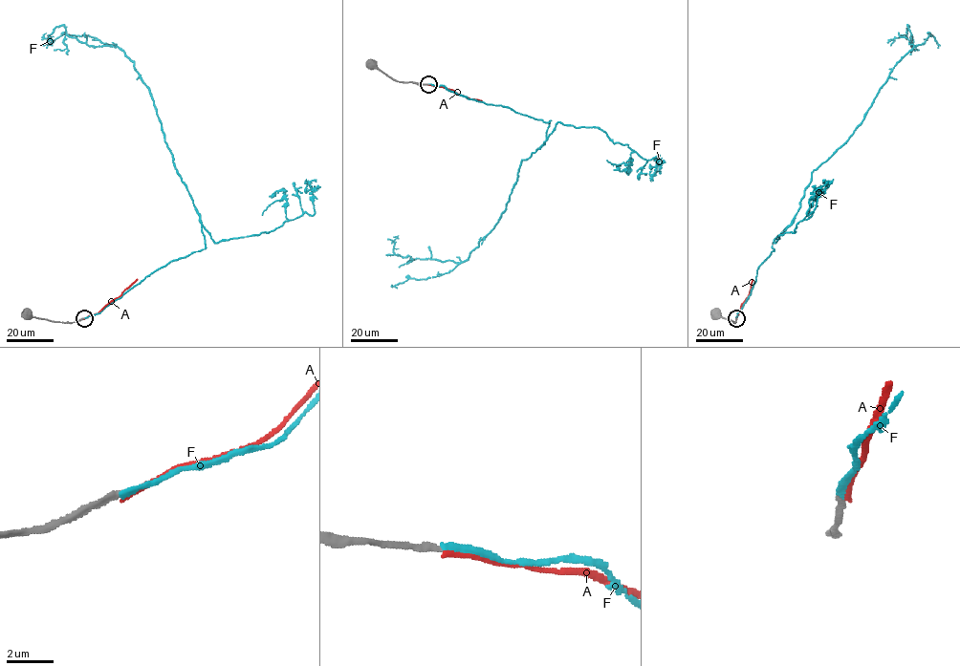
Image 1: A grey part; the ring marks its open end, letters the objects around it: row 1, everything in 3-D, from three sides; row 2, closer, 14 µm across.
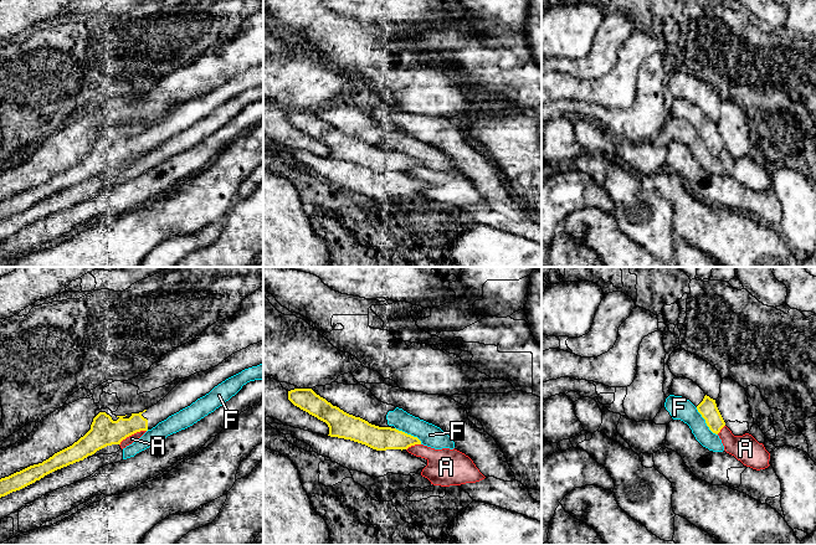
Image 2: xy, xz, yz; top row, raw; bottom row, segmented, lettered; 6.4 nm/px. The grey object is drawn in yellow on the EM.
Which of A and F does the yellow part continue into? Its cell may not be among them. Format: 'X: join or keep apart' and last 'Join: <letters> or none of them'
A: keep apart
F: keep apart
Join: none of them

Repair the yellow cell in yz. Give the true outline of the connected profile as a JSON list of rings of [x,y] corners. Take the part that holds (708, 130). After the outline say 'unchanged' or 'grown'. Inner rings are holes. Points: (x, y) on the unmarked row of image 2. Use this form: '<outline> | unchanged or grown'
[[[674,99],[669,109],[671,117],[682,118],[689,122],[705,142],[709,151],[718,156],[725,148],[725,144],[717,129],[715,122],[710,120],[692,102],[686,99]]] | grown

